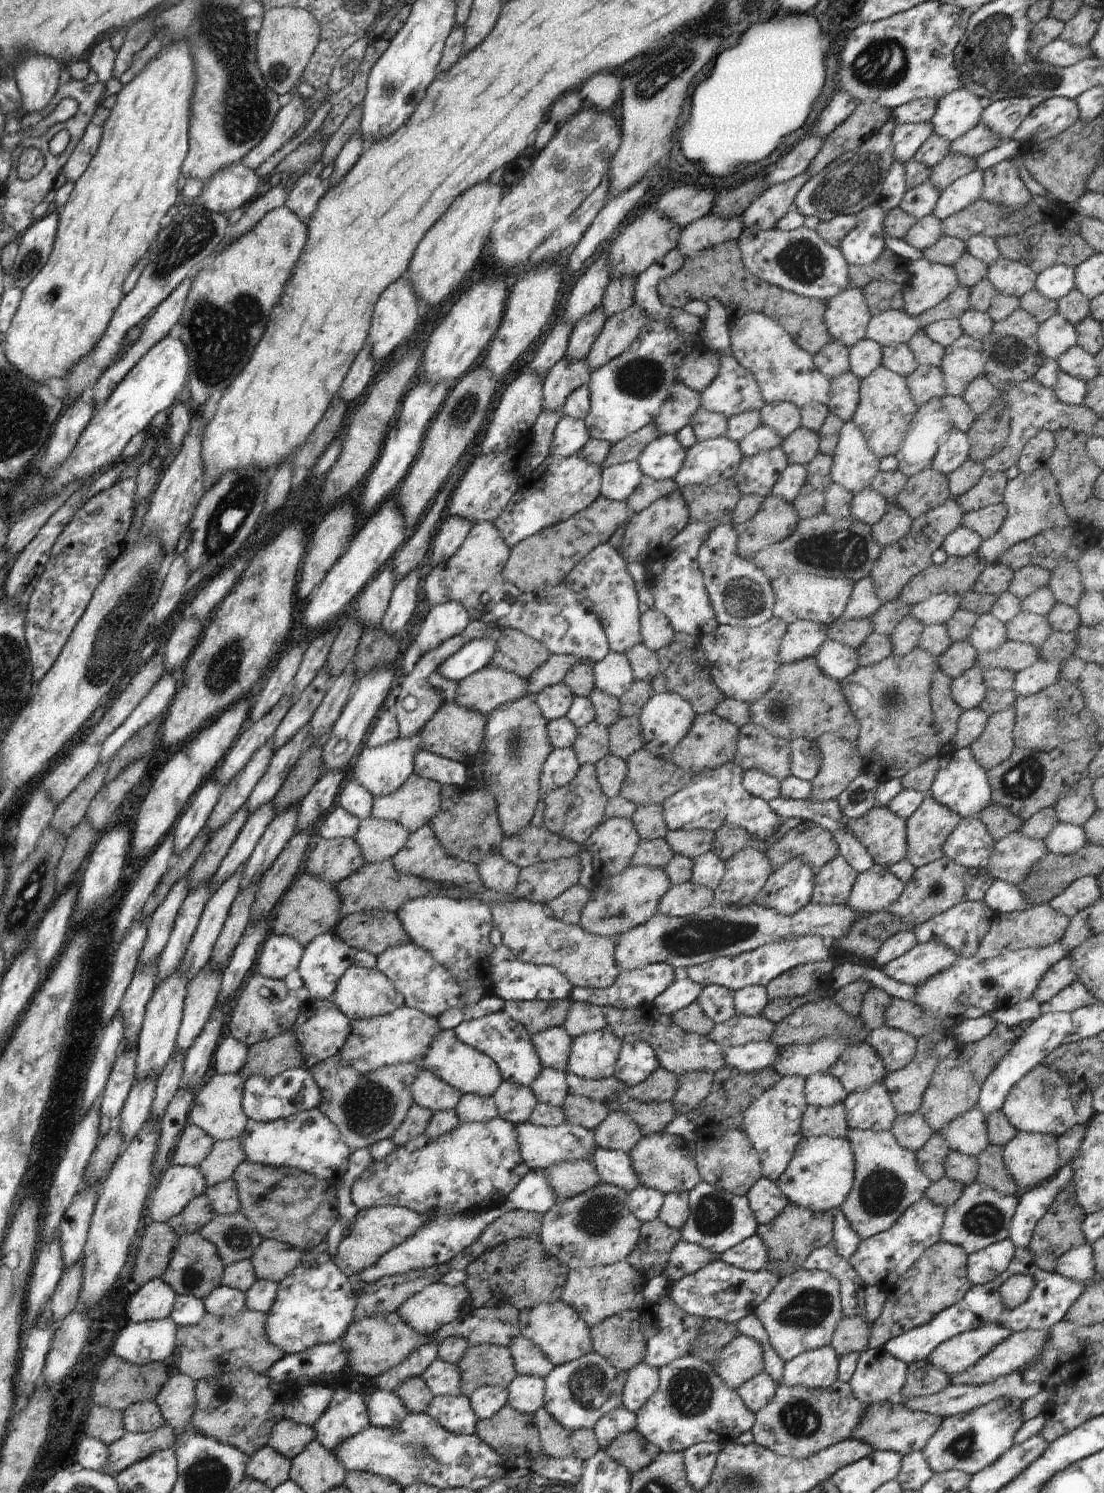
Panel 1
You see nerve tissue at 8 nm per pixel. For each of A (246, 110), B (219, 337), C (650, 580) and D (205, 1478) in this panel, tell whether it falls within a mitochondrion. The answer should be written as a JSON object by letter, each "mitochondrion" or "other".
{"A":"mitochondrion","B":"mitochondrion","C":"other","D":"mitochondrion"}

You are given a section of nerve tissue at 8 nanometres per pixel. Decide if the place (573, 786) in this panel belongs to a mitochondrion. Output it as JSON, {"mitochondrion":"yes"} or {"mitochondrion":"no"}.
{"mitochondrion":"no"}

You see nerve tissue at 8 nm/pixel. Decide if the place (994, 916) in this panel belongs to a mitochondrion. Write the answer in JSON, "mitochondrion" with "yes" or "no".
{"mitochondrion":"no"}

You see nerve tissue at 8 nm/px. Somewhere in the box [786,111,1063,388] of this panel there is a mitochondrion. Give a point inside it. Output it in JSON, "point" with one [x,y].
{"point":[854,179]}

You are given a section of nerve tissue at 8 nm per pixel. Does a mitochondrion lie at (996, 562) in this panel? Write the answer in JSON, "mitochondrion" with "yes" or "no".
{"mitochondrion":"no"}

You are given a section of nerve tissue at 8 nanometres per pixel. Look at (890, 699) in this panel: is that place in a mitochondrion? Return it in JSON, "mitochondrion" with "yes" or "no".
{"mitochondrion":"yes"}

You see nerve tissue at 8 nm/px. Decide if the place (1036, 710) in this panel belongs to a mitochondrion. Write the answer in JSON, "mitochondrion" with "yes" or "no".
{"mitochondrion":"no"}

